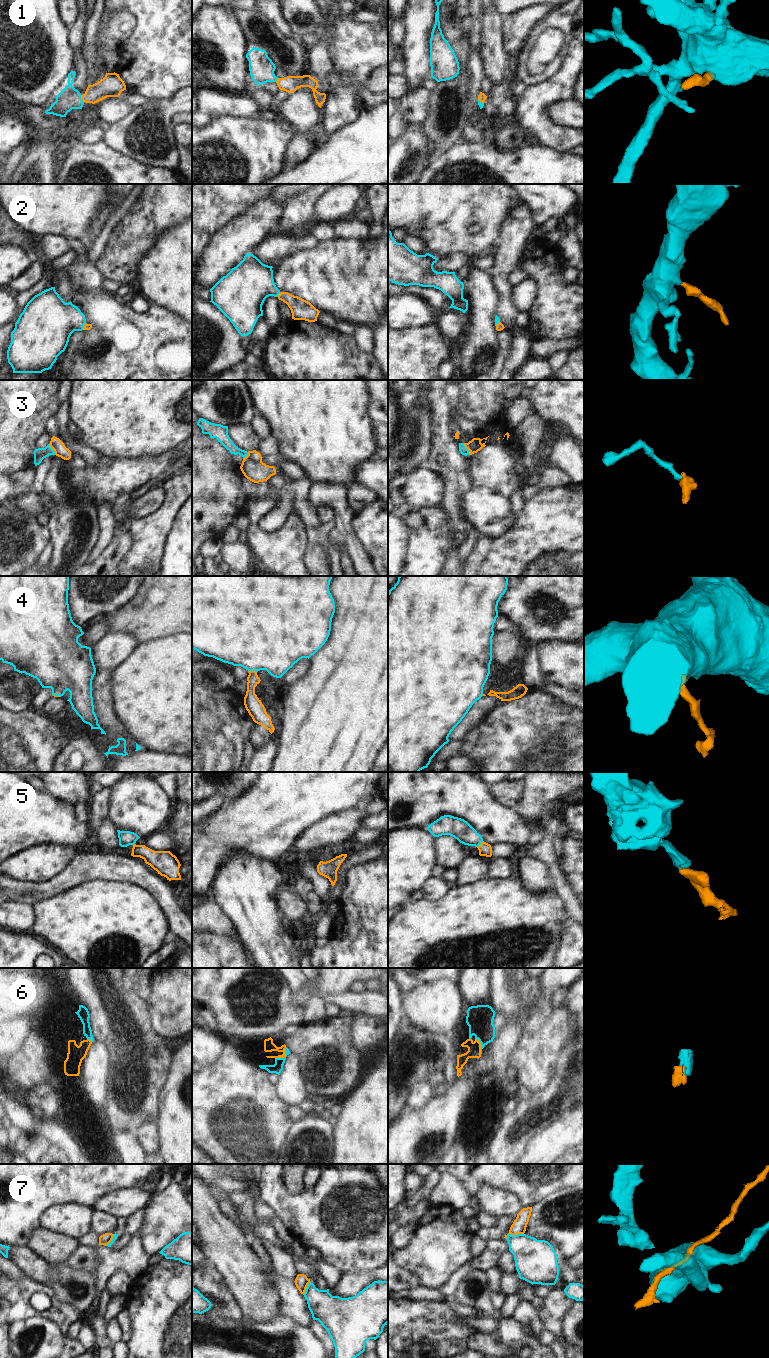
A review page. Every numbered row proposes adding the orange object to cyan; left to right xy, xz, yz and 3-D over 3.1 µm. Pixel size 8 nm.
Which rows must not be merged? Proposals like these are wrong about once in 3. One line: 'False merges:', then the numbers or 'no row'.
False merges: 6, 7

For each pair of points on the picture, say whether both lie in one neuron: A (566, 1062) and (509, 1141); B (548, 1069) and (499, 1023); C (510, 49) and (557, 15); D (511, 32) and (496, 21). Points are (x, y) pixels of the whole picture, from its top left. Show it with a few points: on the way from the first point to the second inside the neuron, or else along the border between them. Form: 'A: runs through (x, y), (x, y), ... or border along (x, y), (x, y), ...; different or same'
A: runs through (564, 1082), (561, 1088), (528, 1121); same
B: border along (500, 1012), (494, 1015), (494, 1037); different
C: border along (544, 17), (536, 24), (518, 54); different
D: border along (506, 16), (502, 22), (503, 49); different

